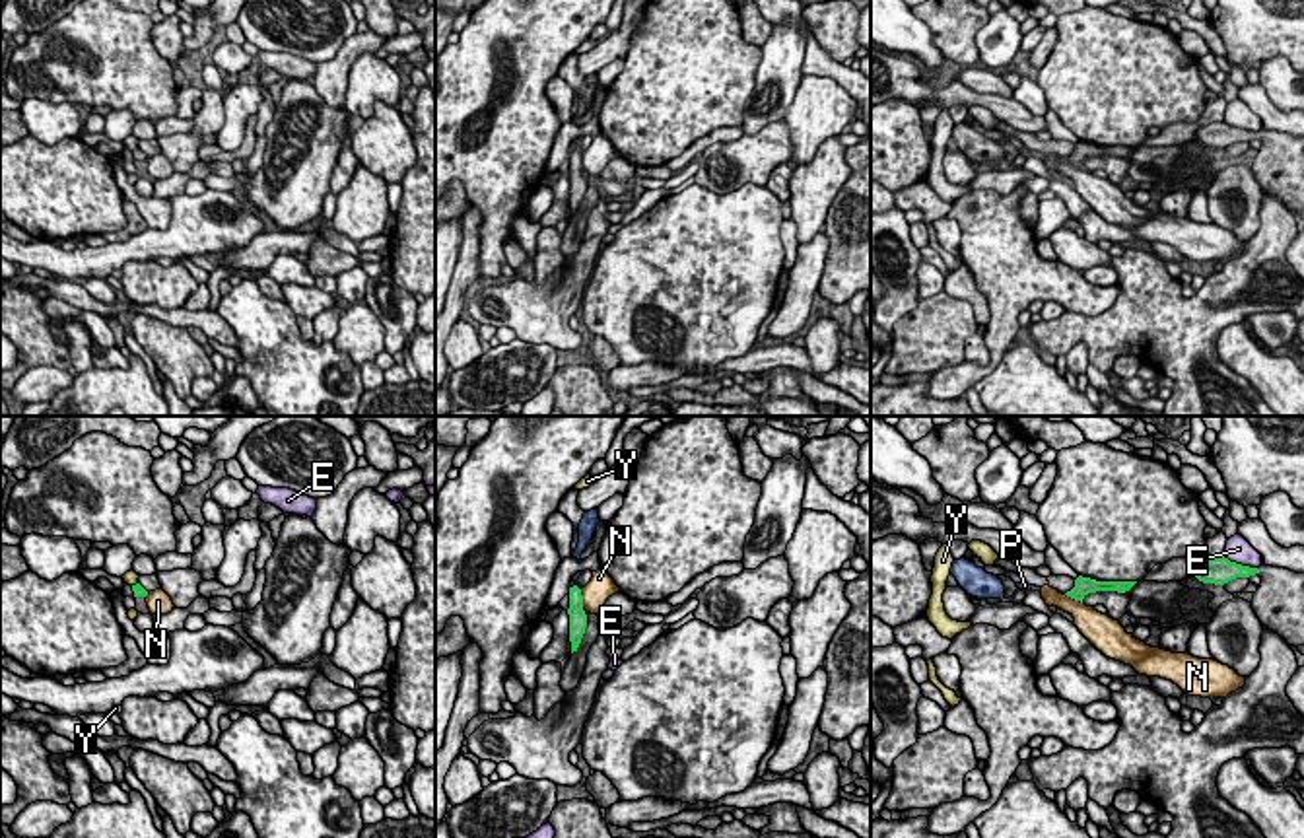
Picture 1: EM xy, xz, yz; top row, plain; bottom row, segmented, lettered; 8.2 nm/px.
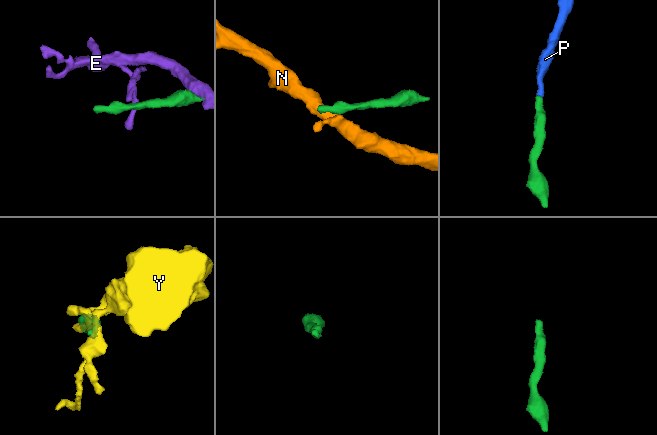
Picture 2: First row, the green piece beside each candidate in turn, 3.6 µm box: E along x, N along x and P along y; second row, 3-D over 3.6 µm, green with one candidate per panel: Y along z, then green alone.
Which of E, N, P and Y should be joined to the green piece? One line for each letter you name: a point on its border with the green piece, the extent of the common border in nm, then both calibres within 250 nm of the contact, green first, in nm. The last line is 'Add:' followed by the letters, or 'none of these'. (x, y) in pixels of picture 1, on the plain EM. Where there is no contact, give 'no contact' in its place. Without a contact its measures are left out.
P: contact xz (578, 152); length 70 nm; calibres 140 and 50 nm
Add: P

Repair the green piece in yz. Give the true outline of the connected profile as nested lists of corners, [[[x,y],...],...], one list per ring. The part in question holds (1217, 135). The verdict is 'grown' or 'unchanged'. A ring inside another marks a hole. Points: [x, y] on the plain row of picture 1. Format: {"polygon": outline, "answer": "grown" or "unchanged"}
{"polygon": [[[1222,121],[1201,126],[1193,140],[1203,148],[1224,150],[1255,138],[1261,148],[1253,157],[1252,173],[1259,187],[1288,210],[1304,210],[1304,138],[1265,128],[1250,132]]], "answer": "grown"}

